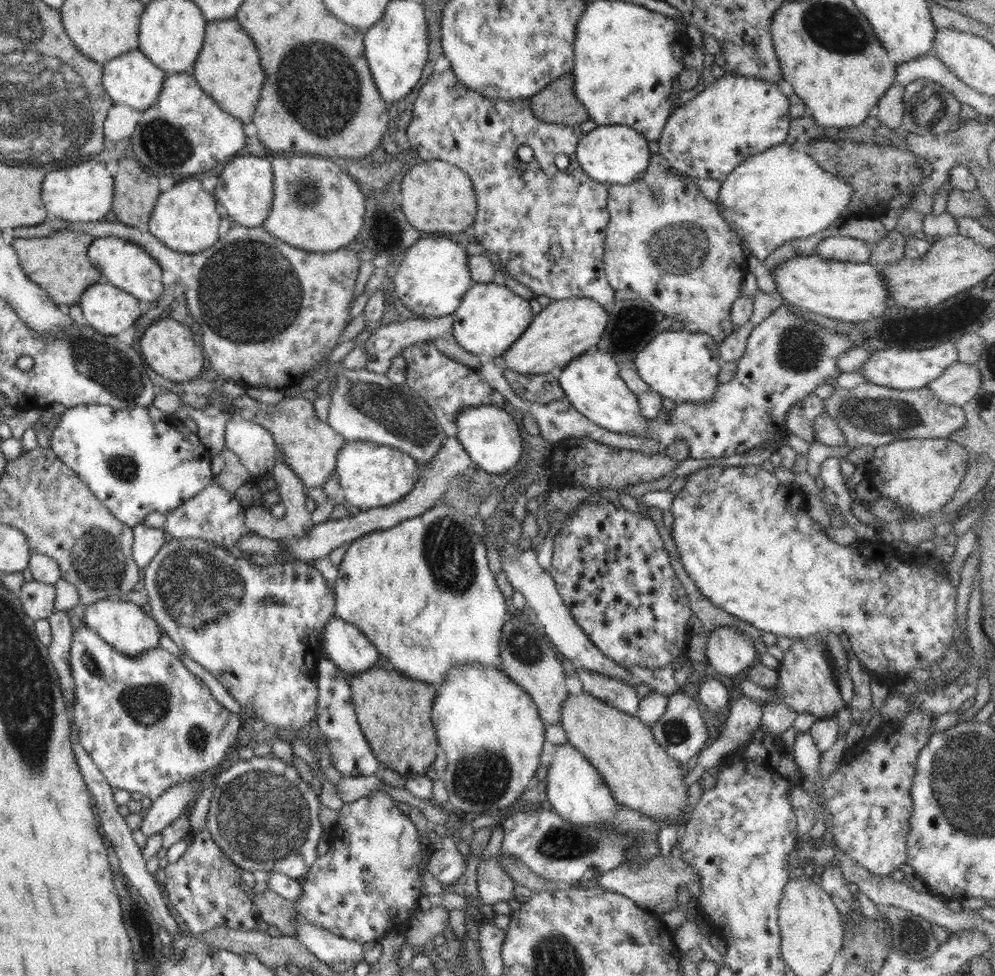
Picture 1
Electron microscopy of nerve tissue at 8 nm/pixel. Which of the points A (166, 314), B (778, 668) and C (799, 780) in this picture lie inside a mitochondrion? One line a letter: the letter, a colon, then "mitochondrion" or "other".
A: other
B: other
C: other

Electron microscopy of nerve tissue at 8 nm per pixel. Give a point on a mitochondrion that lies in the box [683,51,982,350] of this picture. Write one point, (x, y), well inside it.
(925, 100)

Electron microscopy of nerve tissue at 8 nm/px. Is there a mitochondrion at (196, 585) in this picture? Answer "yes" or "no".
yes

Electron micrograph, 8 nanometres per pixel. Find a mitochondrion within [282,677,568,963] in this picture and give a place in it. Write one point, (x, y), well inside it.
(480, 779)

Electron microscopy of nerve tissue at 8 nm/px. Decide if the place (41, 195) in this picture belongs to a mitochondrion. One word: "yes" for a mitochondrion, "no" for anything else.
no

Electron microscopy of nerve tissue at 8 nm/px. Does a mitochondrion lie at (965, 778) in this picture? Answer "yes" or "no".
yes

